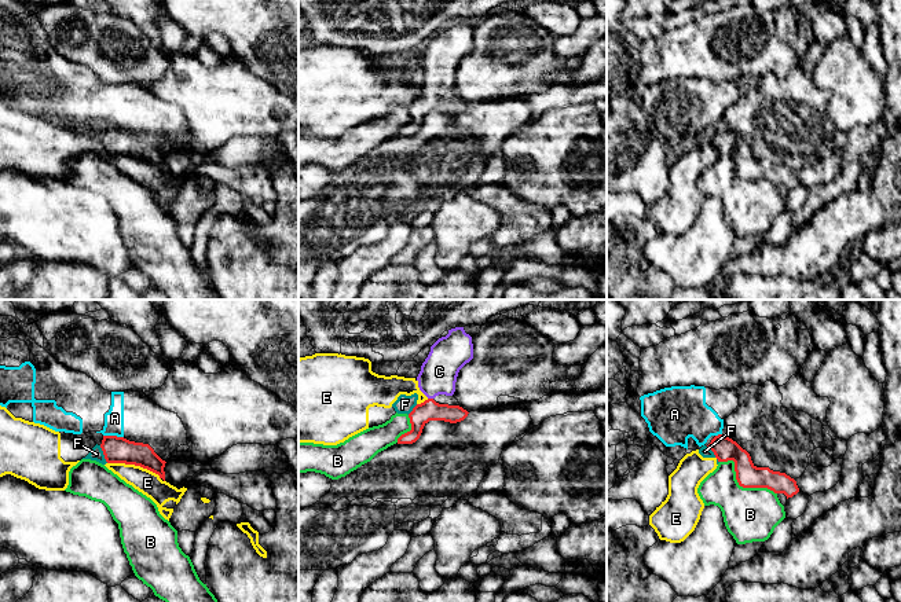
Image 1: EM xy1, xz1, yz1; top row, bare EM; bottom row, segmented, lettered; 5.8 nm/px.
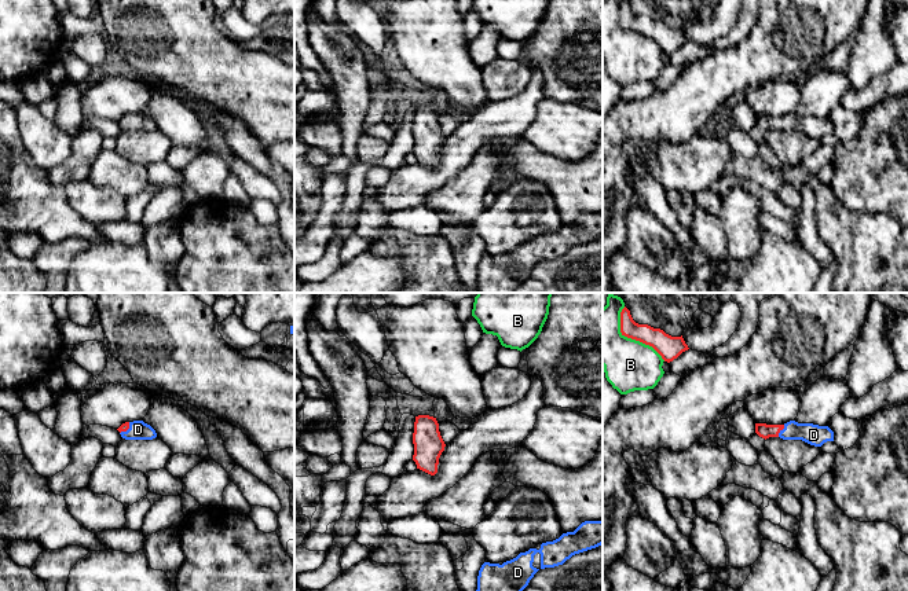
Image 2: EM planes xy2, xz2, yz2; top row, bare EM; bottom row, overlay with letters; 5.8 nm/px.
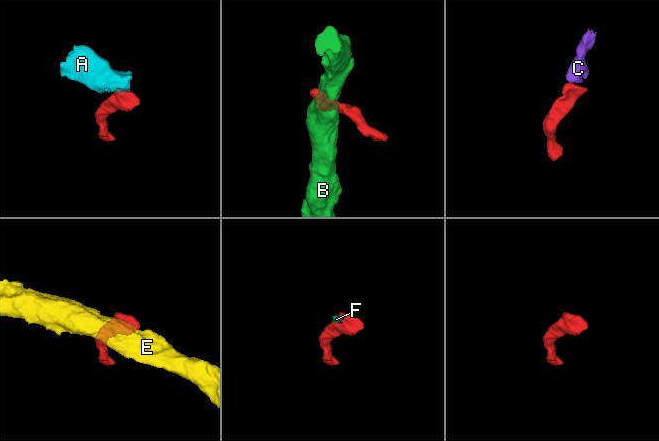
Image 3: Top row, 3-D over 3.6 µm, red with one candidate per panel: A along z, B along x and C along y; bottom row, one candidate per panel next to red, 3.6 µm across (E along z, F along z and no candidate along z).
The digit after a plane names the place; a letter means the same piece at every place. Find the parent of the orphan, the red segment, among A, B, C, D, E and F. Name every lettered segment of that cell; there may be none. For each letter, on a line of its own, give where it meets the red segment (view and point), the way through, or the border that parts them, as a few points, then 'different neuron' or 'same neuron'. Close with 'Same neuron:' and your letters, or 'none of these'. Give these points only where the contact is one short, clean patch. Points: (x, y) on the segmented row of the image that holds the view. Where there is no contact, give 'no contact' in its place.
A: contact xy1 (113, 436); border xy1 (103, 435), (123, 437); different neuron
B: contact yz1 (740, 485); different neuron
C: contact xz1 (431, 399); way xz1 (429, 410), (431, 399), (431, 384), (439, 371); same neuron
D: contact yz2 (782, 429); way yz2 (764, 430), (782, 429), (802, 430), (813, 435); same neuron
E: contact xy1 (135, 465); border xy1 (107, 462), (139, 465), (154, 472), (160, 478); different neuron
F: contact xy1 (103, 454); border xy1 (99, 446), (107, 462); different neuron
Same neuron: C, D

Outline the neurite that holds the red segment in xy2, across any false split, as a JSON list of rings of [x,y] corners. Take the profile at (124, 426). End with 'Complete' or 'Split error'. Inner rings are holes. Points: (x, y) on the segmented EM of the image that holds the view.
[[[143,421],[125,422],[117,429],[125,440],[153,440],[155,430]]]. Split error

